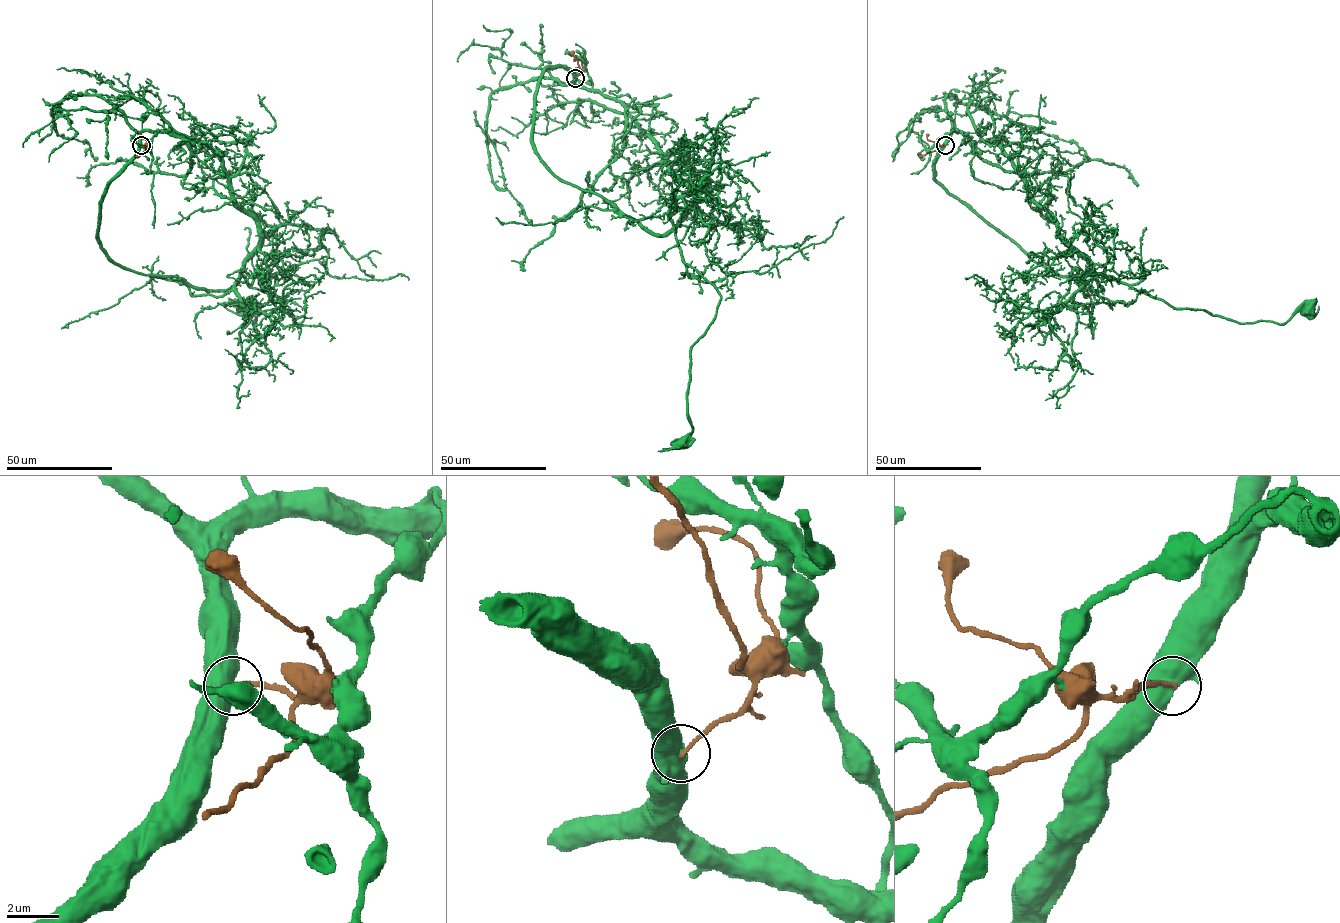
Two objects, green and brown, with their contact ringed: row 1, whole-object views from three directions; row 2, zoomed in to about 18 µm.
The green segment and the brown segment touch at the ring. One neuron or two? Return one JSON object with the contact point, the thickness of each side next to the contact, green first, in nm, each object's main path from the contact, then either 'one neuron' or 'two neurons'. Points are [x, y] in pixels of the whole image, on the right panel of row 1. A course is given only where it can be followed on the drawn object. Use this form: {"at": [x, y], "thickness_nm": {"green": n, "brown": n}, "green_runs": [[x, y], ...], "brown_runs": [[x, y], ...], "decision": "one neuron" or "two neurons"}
{"at": [945, 145], "thickness_nm": {"green": 550, "brown": 120}, "green_runs": [[945, 145], [935, 178], [1082, 286], [1102, 290], [1104, 274], [1240, 323], [1285, 324], [1311, 307]], "brown_runs": [[945, 145], [918, 156]], "decision": "two neurons"}

